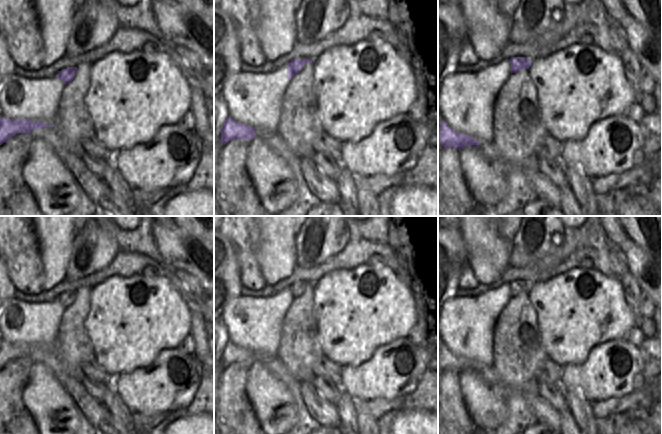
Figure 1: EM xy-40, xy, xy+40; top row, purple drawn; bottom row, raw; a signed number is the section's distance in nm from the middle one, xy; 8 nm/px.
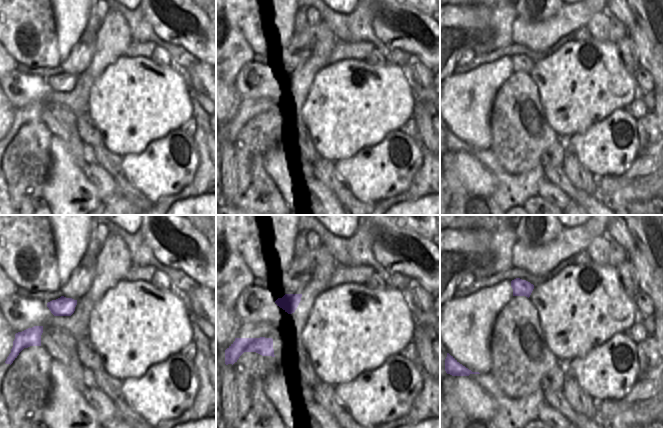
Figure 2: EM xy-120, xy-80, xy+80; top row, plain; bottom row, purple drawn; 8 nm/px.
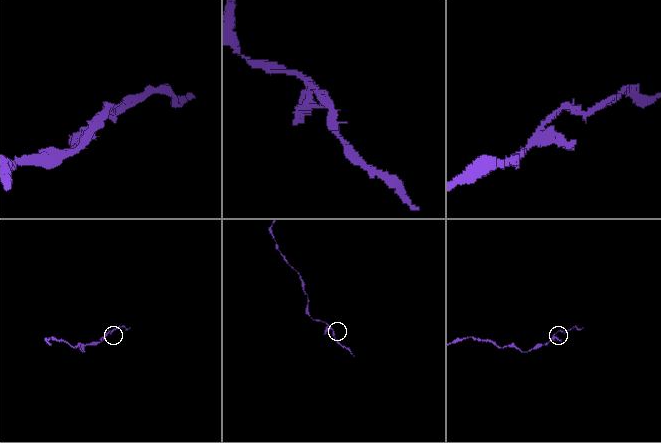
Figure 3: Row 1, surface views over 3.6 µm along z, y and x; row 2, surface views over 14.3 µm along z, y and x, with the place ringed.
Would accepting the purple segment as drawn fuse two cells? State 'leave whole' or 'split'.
leave whole

